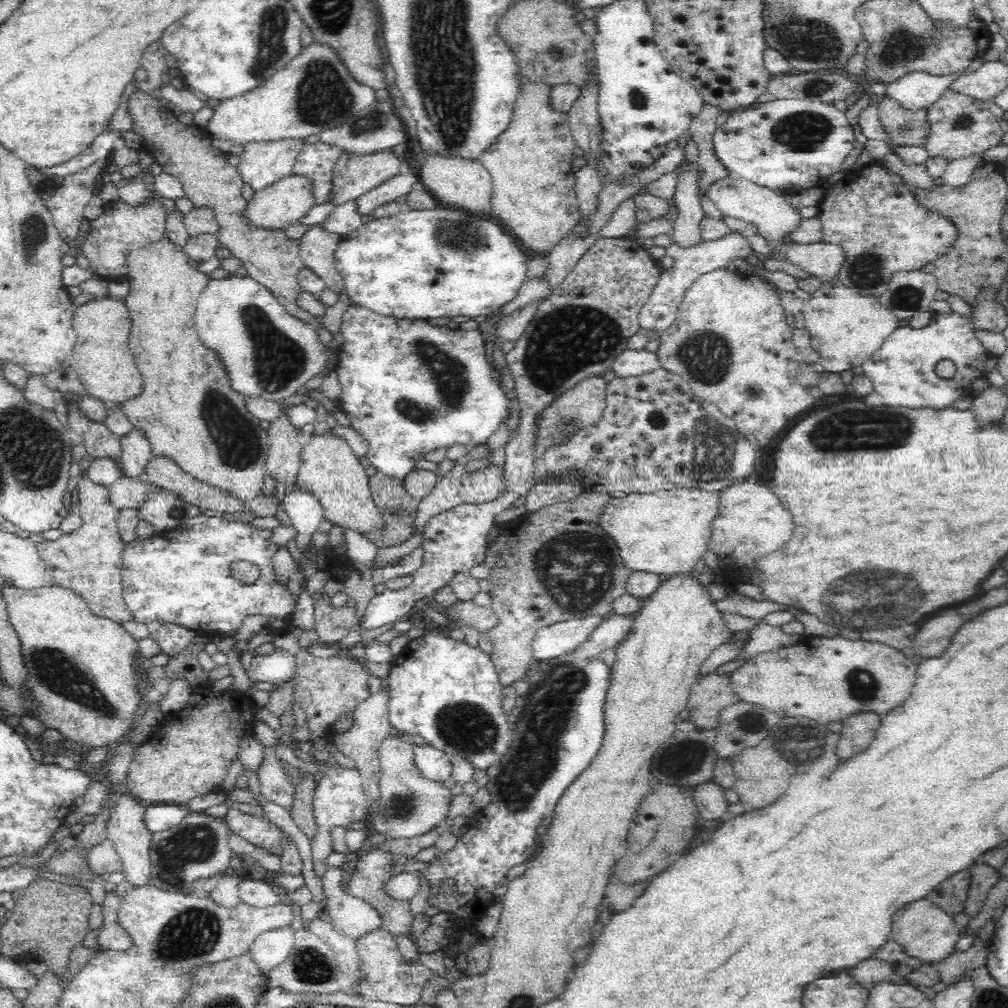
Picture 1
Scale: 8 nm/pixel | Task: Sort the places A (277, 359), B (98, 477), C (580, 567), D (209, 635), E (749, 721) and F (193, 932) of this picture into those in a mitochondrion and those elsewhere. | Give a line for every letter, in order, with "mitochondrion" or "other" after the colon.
A: mitochondrion
B: other
C: mitochondrion
D: other
E: mitochondrion
F: mitochondrion

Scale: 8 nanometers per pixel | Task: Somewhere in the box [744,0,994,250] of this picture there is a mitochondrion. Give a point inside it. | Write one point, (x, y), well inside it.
(808, 40)

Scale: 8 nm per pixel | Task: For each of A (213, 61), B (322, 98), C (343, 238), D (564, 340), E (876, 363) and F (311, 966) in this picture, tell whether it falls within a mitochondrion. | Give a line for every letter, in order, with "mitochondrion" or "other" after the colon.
A: other
B: mitochondrion
C: other
D: mitochondrion
E: other
F: mitochondrion

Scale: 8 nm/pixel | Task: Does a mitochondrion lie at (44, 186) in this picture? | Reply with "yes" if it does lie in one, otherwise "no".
no

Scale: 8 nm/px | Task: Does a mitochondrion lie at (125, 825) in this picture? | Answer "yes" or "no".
no

